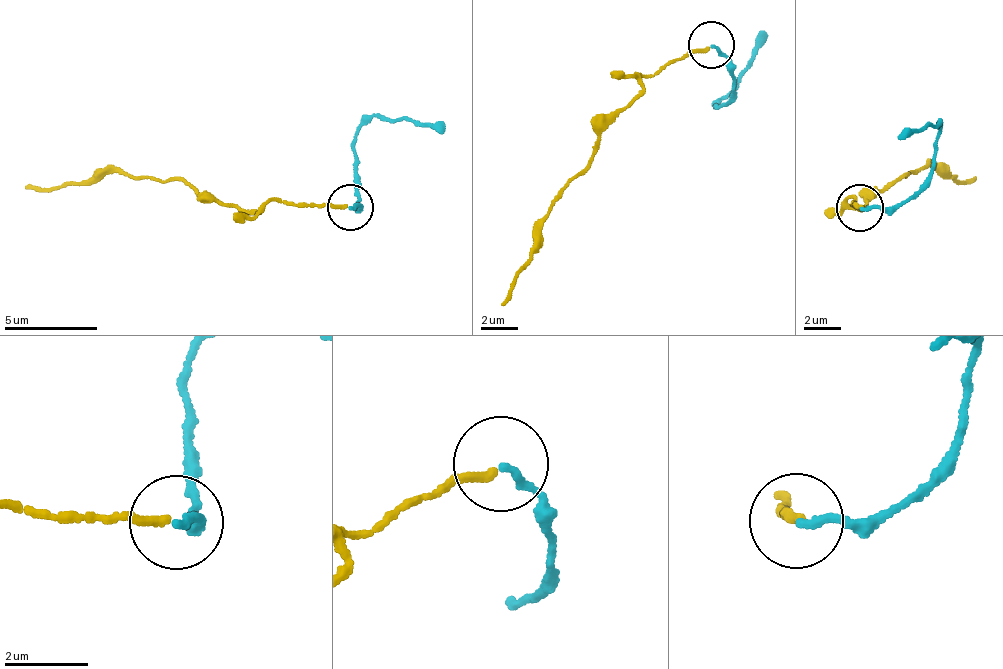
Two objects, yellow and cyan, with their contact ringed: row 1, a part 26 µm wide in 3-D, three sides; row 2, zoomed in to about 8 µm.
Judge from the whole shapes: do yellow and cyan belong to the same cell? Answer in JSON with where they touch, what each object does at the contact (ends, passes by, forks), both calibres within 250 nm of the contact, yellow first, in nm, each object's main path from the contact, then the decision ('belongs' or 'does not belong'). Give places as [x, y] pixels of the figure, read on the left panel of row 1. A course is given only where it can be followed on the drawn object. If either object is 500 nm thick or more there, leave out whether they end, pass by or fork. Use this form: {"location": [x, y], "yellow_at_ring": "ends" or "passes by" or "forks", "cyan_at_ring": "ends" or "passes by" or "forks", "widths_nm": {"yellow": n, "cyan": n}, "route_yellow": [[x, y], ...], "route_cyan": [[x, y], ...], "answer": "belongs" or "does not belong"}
{"location": [350, 207], "yellow_at_ring": "ends", "cyan_at_ring": "ends", "widths_nm": {"yellow": 200, "cyan": 180}, "route_yellow": [[348, 206], [270, 202], [250, 210], [206, 200], [182, 181], [119, 170], [99, 170], [61, 188], [25, 187]], "route_cyan": [[348, 206], [359, 194], [358, 128], [373, 119], [409, 119], [443, 134]], "answer": "does not belong"}

